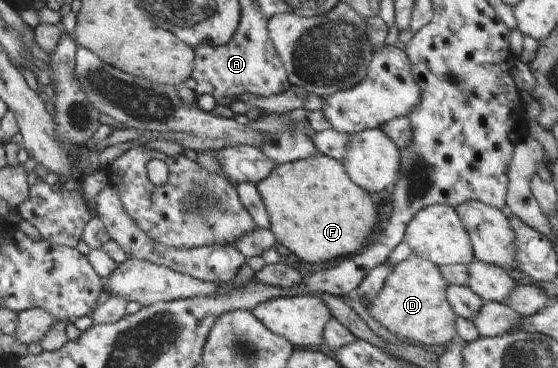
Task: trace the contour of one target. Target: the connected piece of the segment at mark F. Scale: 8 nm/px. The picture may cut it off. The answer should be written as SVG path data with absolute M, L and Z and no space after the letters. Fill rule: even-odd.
M319 153L305 160L277 165L256 187L269 217L271 232L278 242L305 262L317 264L350 257L359 253L375 236L373 228L379 220L378 204L373 203L371 195L349 178L345 167L334 158Z

